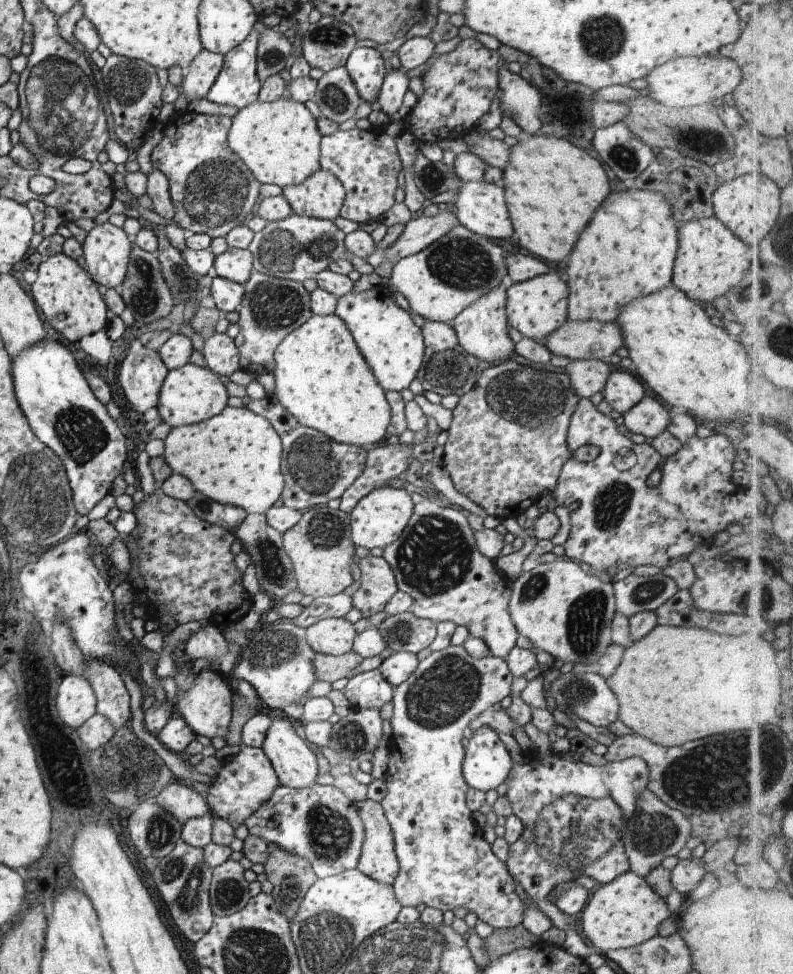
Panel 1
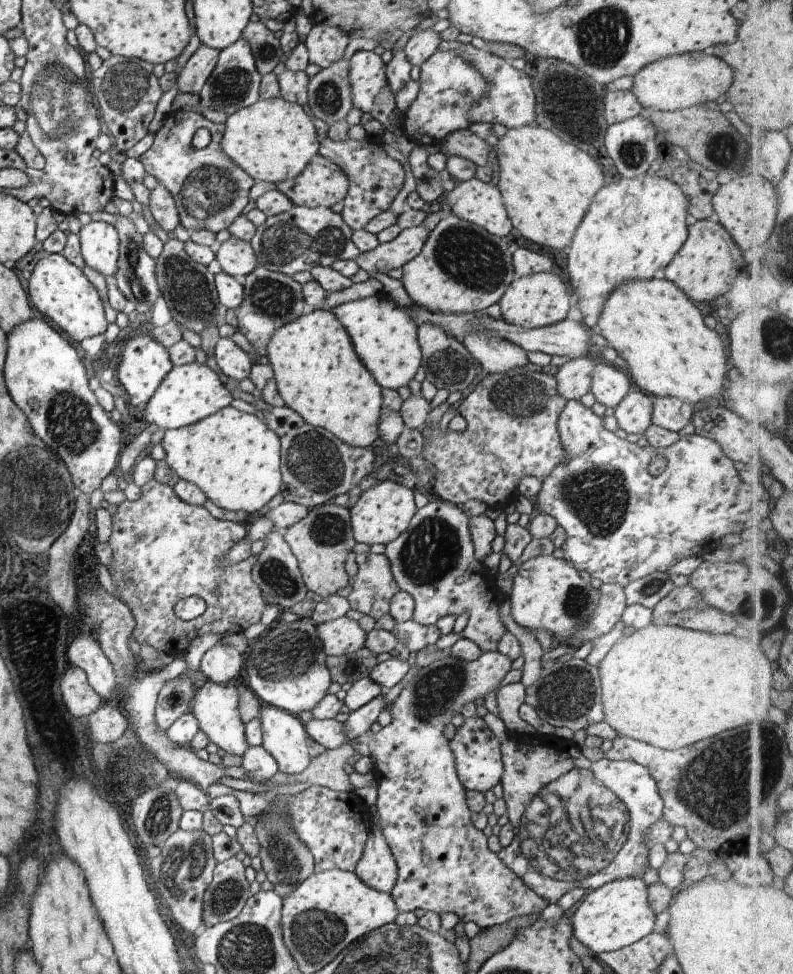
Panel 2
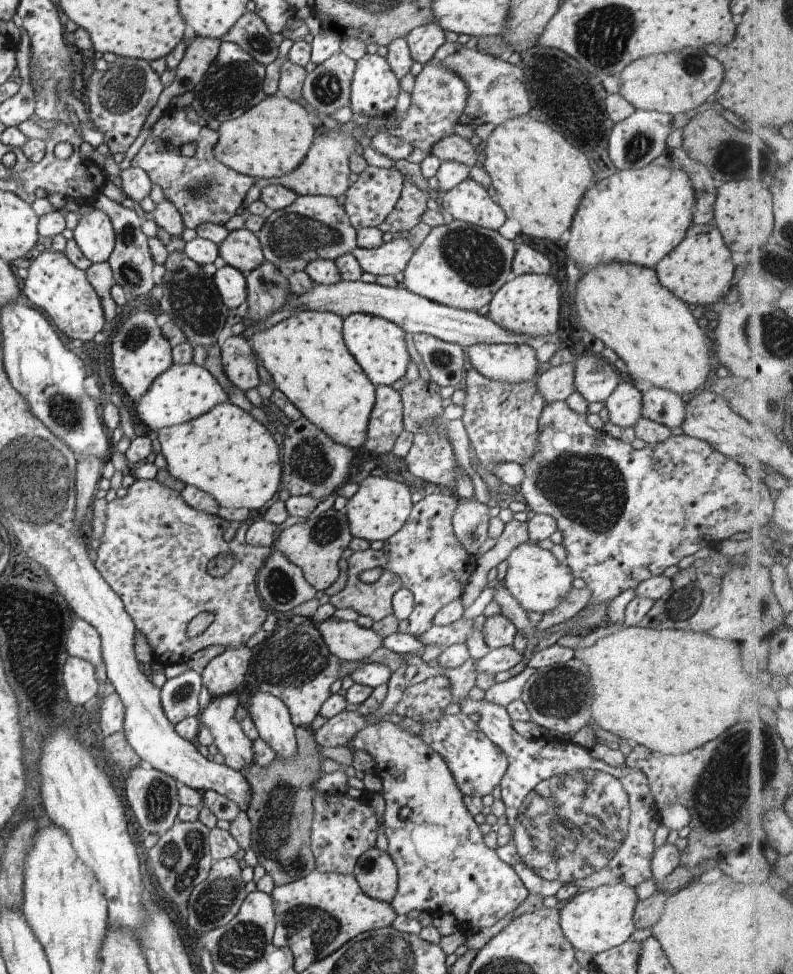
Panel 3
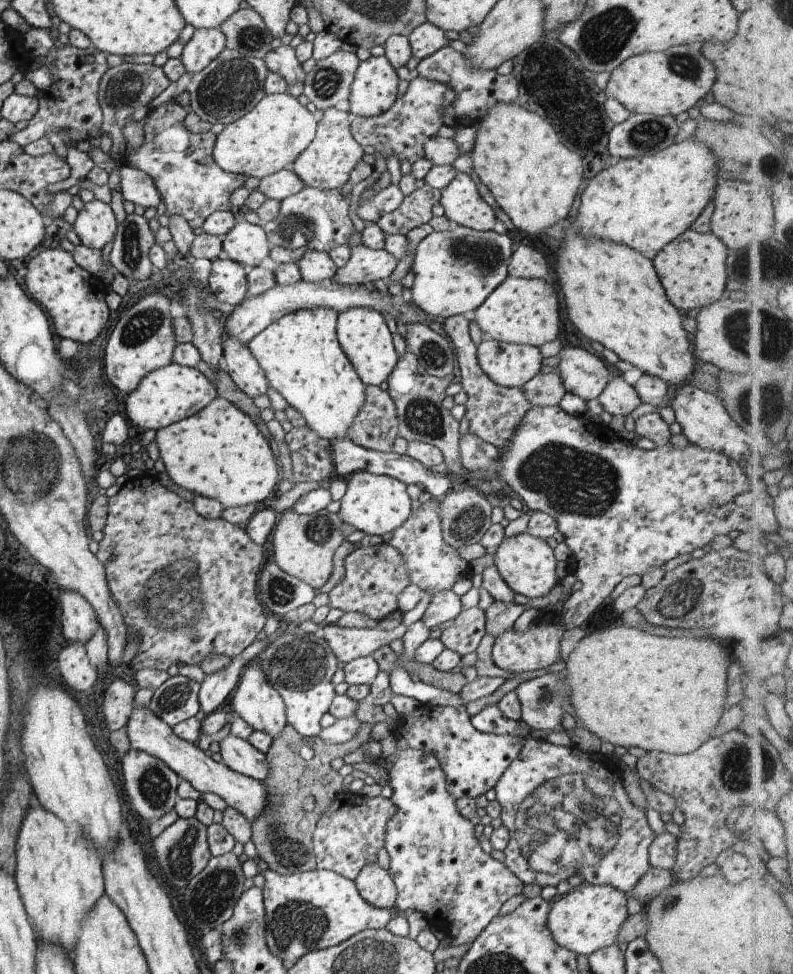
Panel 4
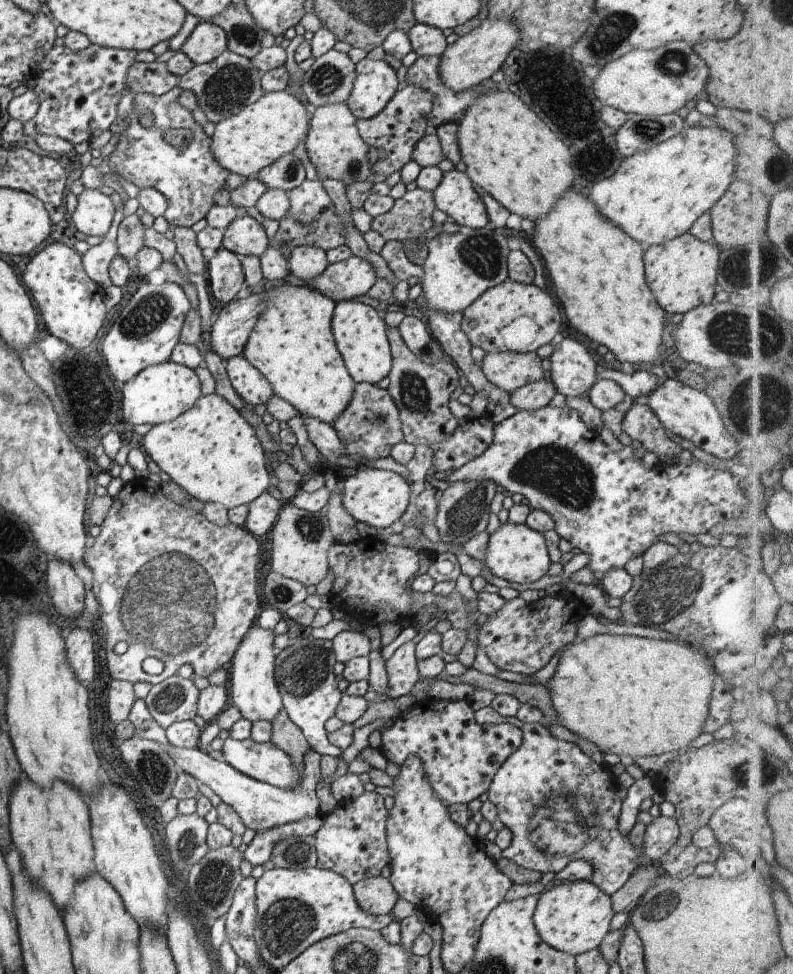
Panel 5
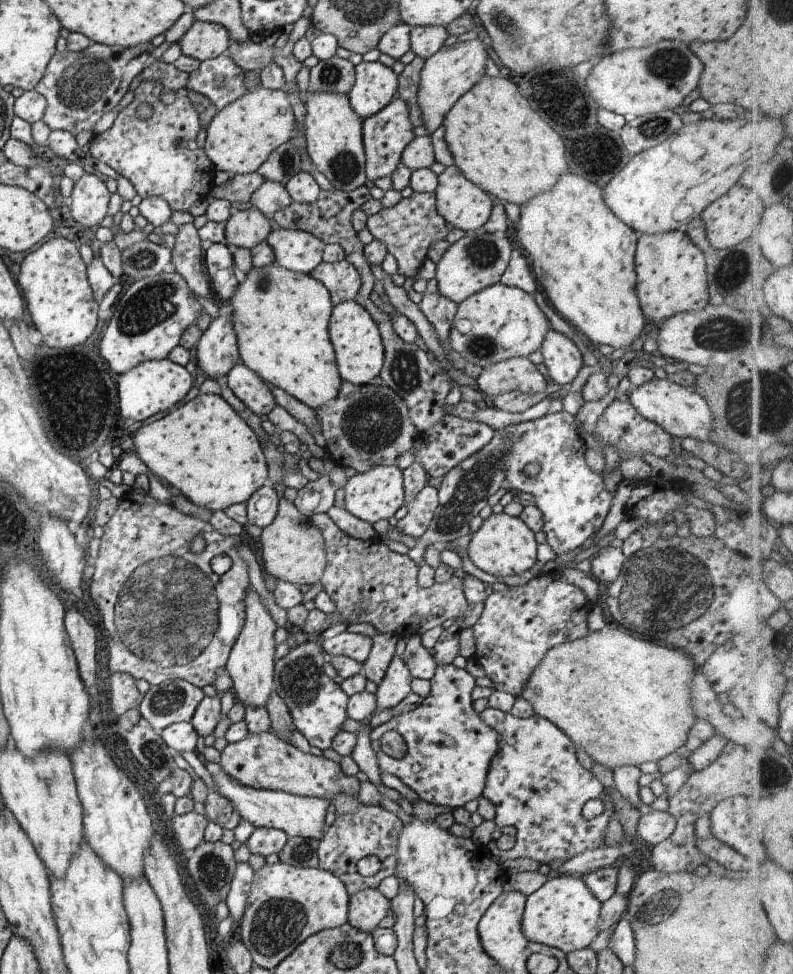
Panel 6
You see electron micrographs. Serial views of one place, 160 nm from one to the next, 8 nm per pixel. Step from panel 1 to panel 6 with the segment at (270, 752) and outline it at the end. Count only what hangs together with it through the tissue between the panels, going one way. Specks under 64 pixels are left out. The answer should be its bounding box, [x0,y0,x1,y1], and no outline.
[227,586,277,707]

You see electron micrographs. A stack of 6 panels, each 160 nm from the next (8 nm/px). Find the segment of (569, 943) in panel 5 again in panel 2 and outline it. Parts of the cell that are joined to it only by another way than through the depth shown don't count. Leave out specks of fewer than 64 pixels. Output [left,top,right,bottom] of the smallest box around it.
[569,877,657,956]

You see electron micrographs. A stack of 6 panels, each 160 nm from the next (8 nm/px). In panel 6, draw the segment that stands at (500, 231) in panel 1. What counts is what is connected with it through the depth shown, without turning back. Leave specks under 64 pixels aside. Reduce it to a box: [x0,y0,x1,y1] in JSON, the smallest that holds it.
[437,165,494,230]

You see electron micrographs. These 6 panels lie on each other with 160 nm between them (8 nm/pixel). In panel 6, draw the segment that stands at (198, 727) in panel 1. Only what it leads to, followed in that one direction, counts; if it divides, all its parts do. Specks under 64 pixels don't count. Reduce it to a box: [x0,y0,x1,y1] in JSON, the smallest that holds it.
[219,731,361,802]

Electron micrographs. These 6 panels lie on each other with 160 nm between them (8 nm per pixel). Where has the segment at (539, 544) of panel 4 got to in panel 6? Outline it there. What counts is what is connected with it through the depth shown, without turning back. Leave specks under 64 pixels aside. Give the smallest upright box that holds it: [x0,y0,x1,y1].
[469,513,537,576]

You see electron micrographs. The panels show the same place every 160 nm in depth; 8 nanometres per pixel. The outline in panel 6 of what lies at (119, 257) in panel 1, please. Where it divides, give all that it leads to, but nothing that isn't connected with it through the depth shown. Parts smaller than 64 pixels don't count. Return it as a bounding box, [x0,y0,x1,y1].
[68,173,111,228]

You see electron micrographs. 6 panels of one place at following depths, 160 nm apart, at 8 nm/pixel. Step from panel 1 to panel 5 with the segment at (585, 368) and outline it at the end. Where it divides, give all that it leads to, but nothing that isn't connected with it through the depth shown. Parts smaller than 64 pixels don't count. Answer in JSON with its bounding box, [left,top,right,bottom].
[509,379,556,411]

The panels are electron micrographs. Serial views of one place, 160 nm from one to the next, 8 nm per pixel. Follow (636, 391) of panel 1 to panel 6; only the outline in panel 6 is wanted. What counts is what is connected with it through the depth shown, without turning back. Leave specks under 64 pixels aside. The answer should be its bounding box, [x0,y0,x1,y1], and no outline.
[539,329,582,387]

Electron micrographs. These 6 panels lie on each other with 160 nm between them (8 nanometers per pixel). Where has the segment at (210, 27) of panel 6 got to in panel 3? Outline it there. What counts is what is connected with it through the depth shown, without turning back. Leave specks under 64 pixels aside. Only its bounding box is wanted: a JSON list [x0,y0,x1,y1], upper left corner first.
[120,36,221,168]

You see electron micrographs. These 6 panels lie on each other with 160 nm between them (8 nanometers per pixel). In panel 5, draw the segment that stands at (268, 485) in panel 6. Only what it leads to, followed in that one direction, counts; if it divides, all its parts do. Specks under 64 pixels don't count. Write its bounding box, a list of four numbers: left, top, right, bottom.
[244,491,283,536]

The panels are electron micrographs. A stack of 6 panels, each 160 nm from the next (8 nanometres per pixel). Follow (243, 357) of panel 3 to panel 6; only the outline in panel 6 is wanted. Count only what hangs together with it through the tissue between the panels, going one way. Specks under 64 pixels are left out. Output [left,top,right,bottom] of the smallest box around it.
[225,362,277,415]

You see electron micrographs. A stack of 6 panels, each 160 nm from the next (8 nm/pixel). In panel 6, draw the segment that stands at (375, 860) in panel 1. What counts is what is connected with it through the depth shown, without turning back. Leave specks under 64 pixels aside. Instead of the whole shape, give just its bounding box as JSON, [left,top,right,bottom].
[347,889,393,933]

